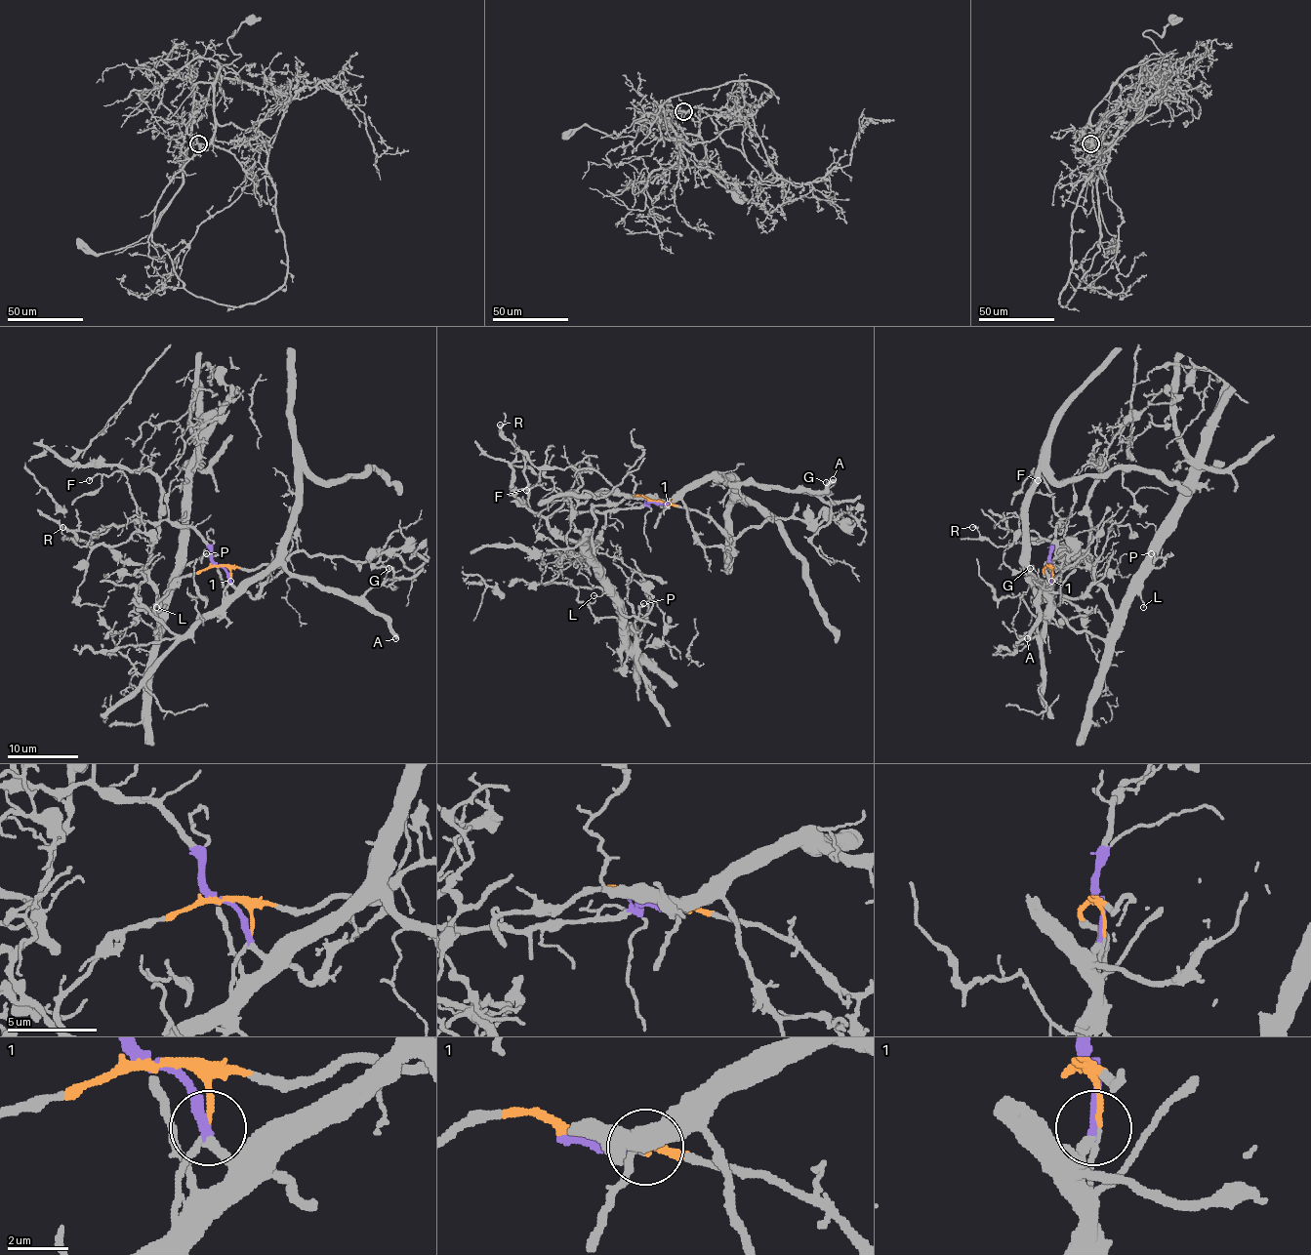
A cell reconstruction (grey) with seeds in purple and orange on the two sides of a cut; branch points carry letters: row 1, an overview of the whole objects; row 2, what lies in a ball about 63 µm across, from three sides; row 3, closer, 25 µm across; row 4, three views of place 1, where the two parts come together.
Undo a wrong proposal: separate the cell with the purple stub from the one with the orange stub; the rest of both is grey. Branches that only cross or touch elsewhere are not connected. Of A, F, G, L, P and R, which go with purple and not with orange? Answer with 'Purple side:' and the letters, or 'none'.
Purple side: A, F, G, R

